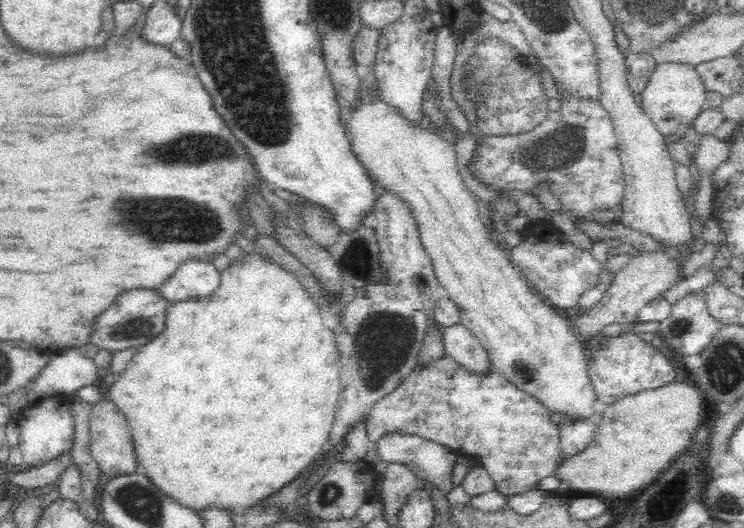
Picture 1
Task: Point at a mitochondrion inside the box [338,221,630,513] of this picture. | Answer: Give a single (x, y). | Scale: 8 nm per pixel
(382, 340)

